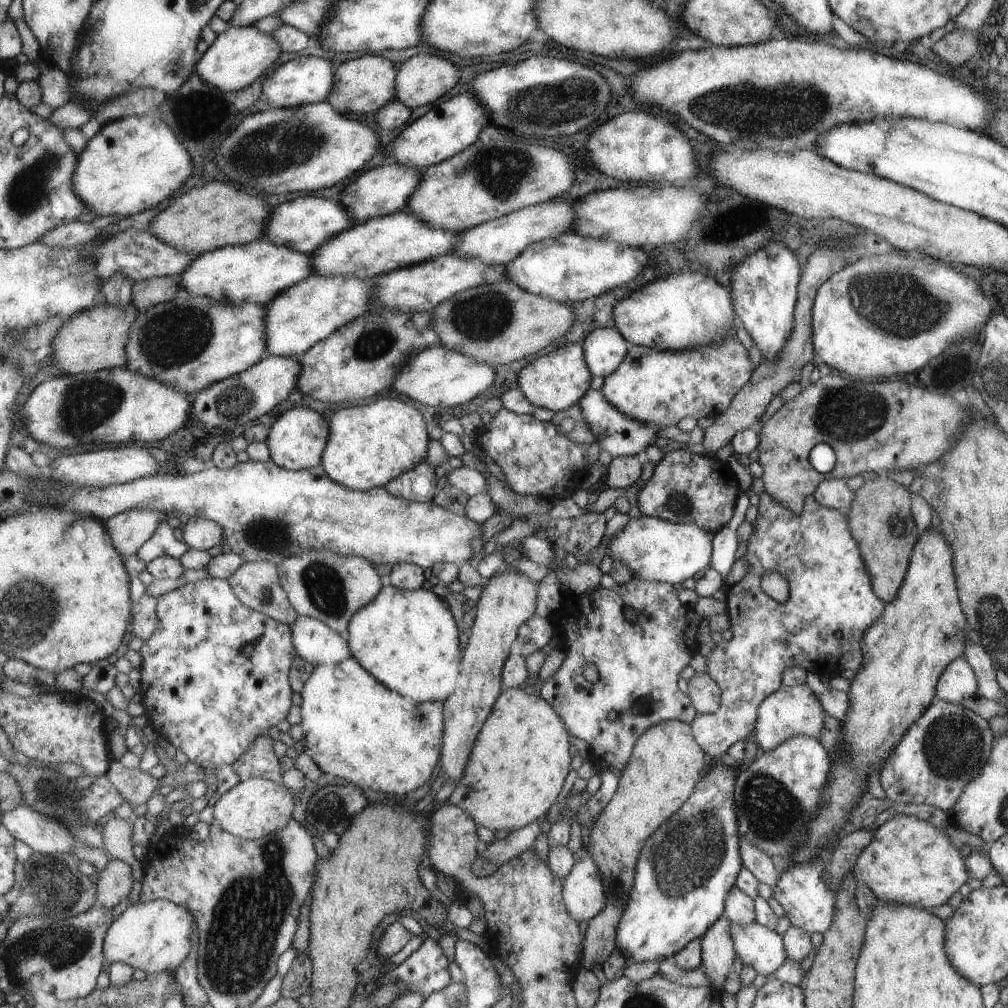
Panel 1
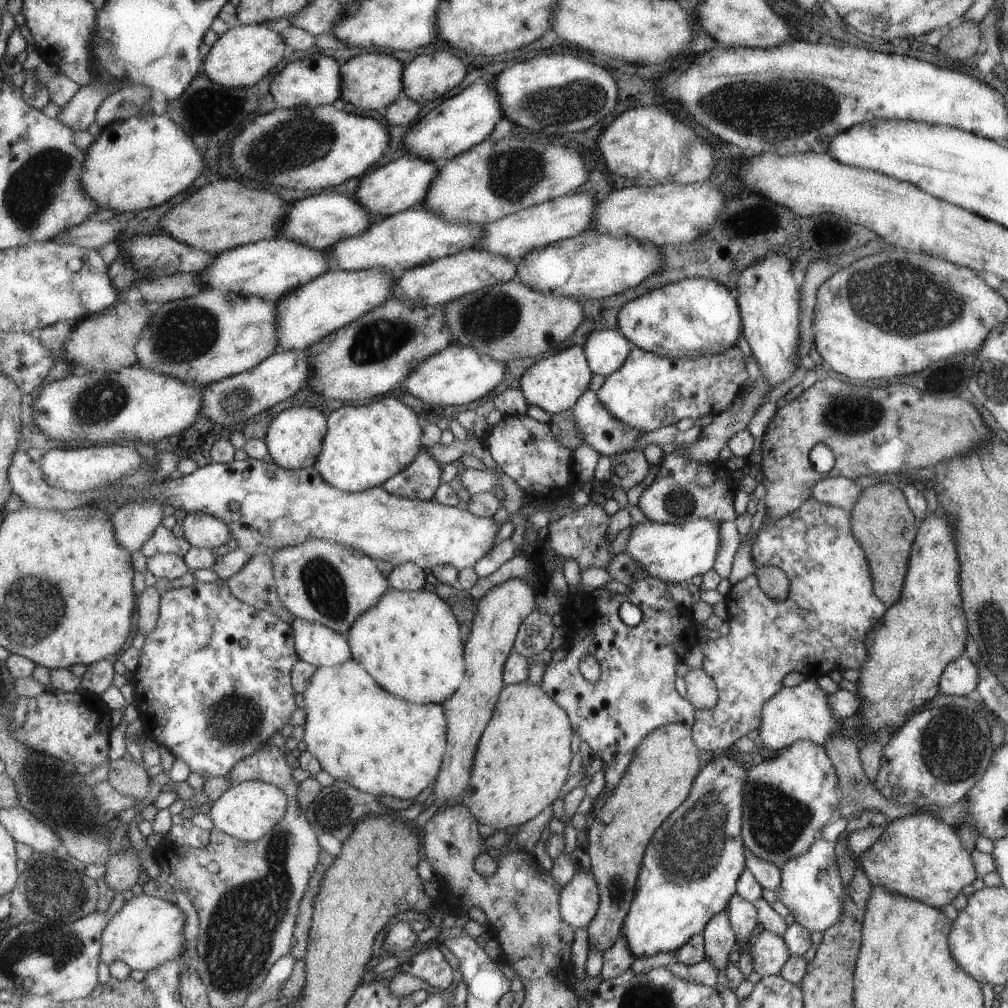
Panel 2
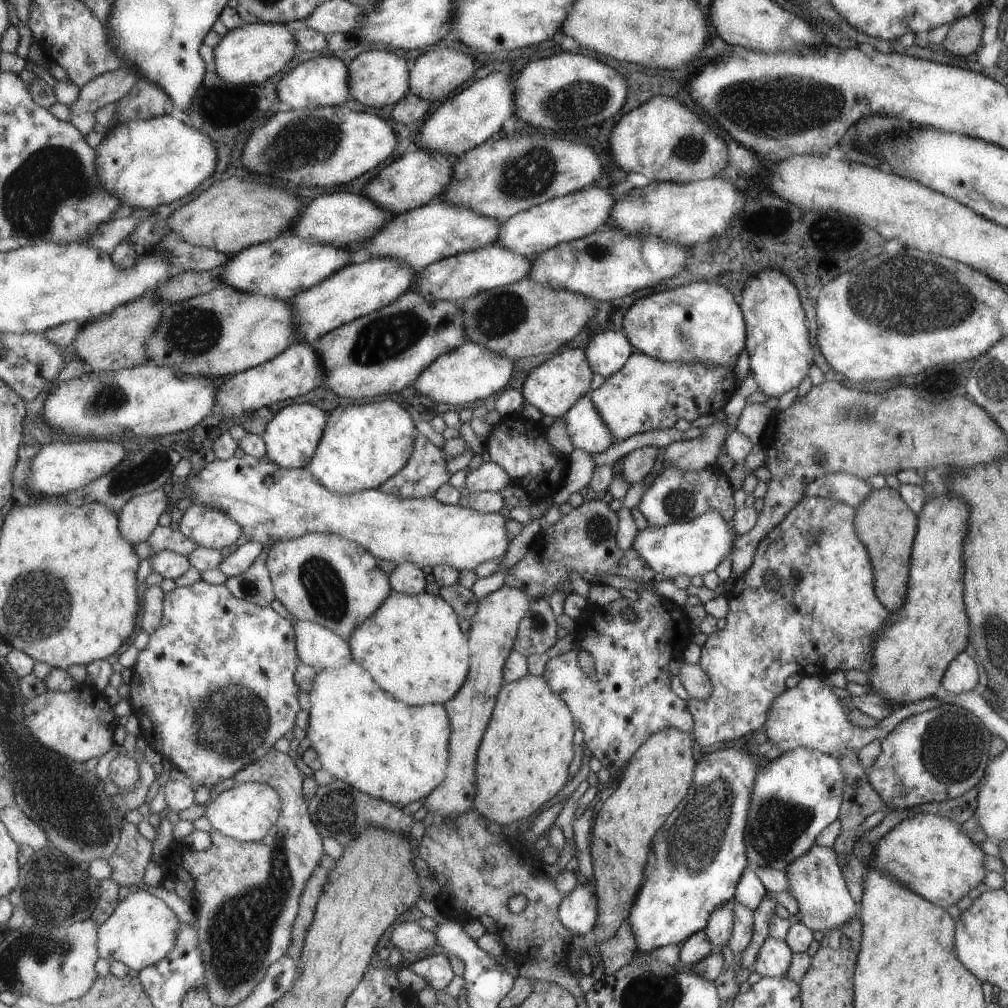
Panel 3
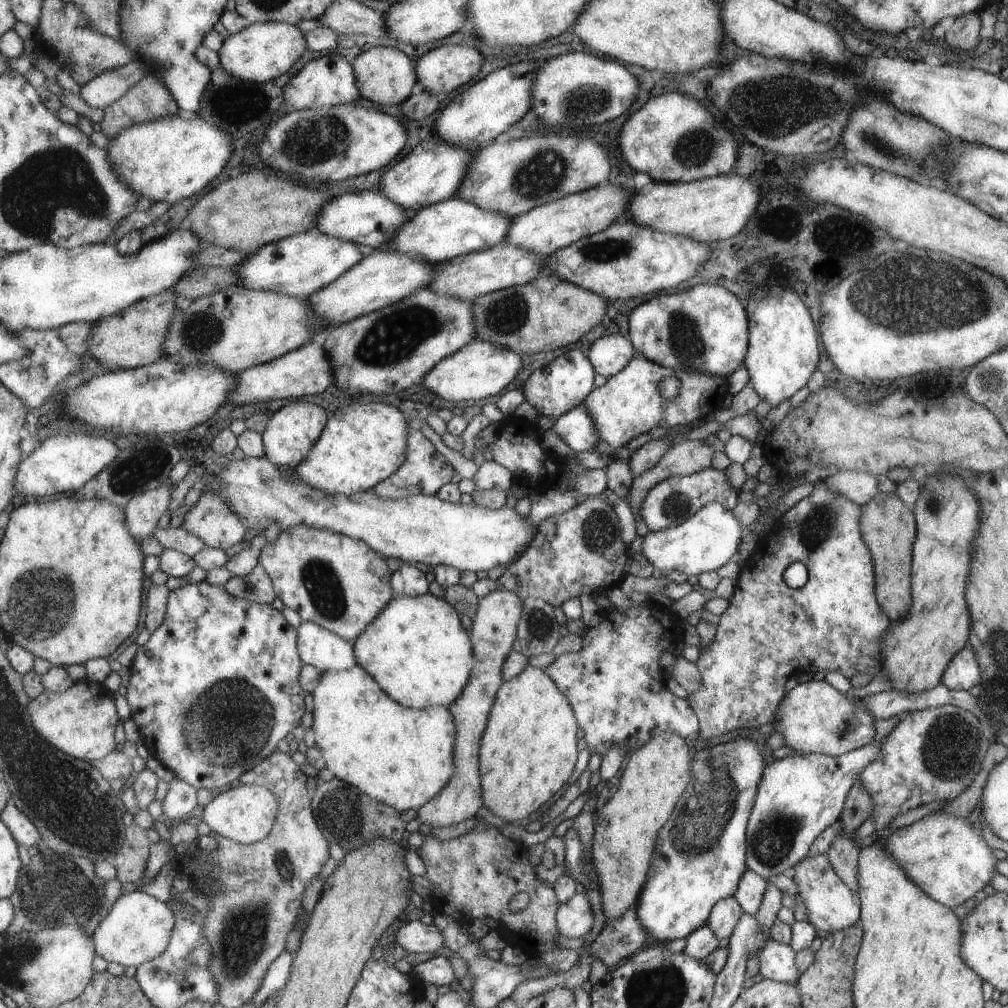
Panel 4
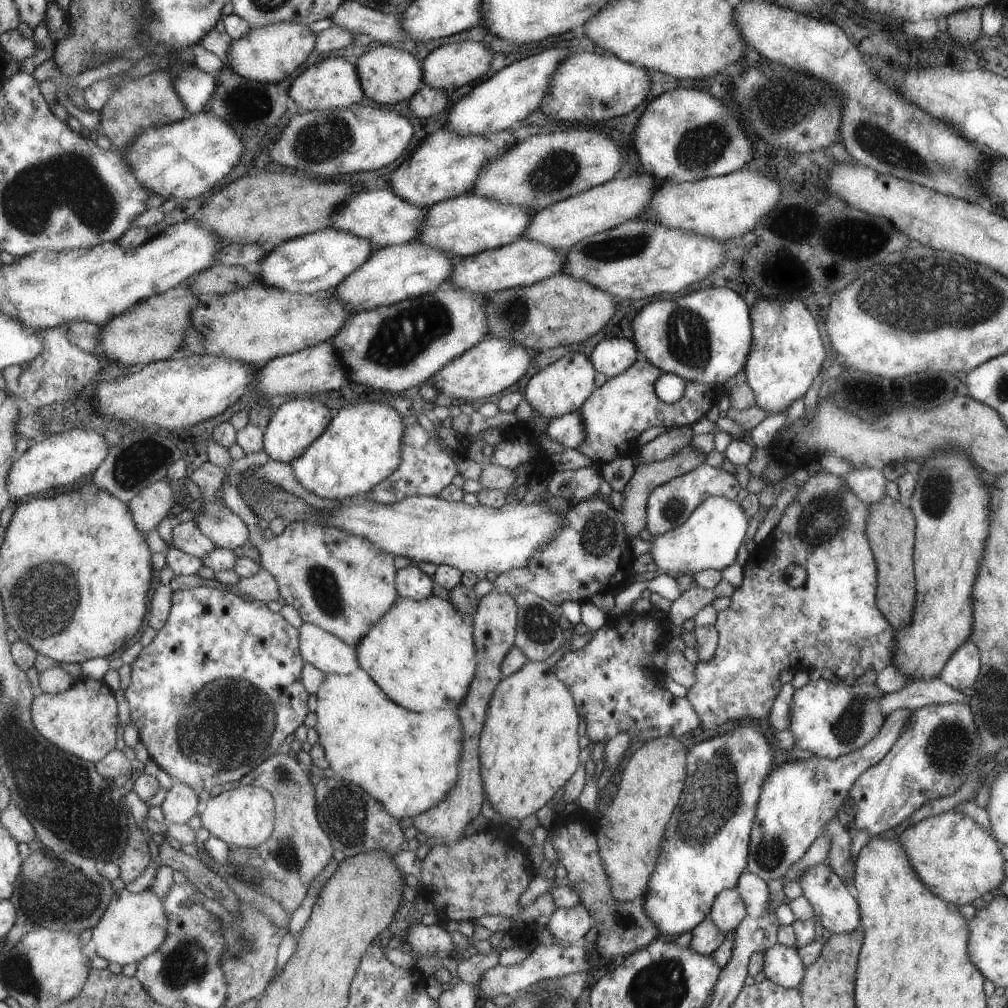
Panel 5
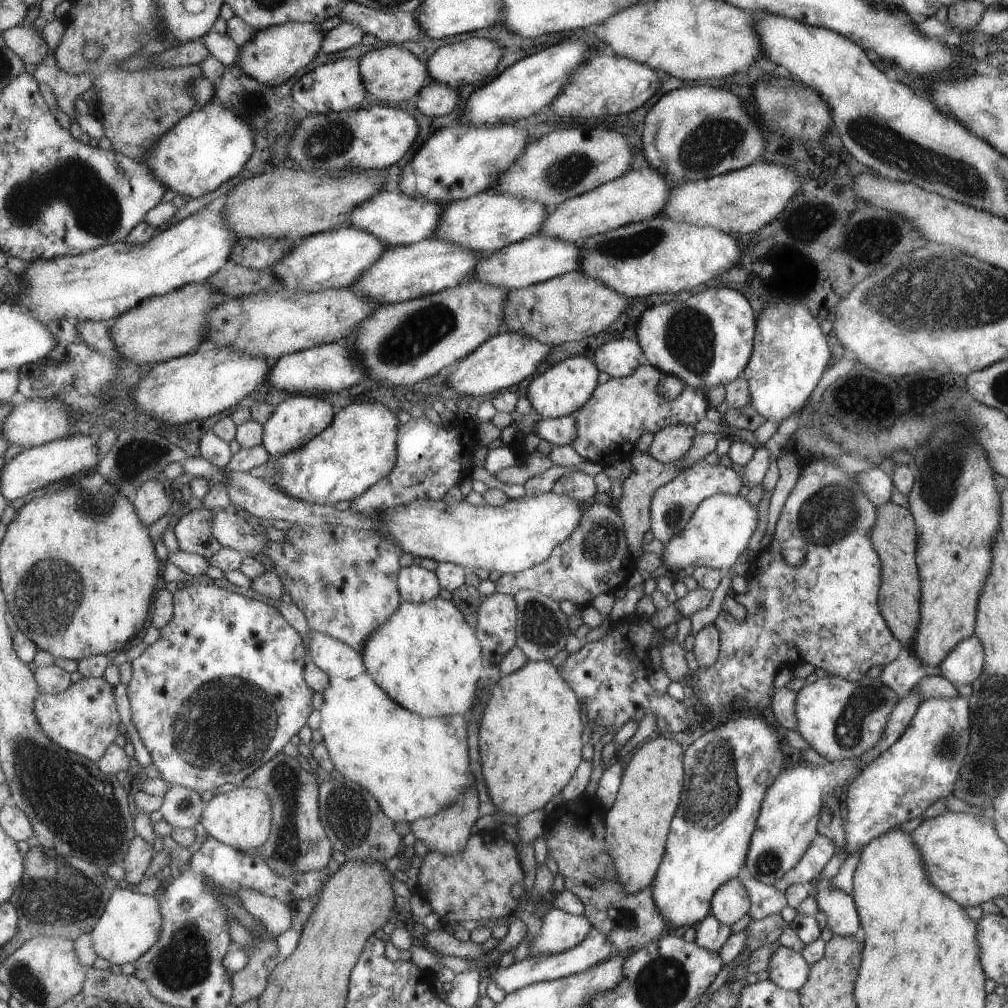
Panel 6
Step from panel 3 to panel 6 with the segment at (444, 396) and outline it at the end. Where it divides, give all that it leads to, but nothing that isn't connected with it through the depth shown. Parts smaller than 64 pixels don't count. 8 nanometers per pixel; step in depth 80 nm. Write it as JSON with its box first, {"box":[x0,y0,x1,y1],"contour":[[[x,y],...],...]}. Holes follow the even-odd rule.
{"box":[447,332,550,398],"contour":[[[501,332],[486,340],[475,352],[466,356],[448,376],[447,388],[454,397],[475,398],[491,396],[495,392],[507,390],[517,386],[521,380],[531,376],[533,371],[545,356],[549,354],[550,344],[545,344],[535,337],[521,333]]]}

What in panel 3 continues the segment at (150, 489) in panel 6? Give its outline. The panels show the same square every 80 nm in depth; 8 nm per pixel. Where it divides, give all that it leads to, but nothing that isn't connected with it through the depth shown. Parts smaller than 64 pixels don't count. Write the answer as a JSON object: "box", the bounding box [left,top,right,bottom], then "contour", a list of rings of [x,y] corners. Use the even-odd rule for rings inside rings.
{"box":[119,488,171,546],"contour":[[[161,488],[146,495],[134,496],[119,512],[120,529],[125,540],[137,546],[147,542],[159,526],[165,512],[171,512],[167,489]]]}

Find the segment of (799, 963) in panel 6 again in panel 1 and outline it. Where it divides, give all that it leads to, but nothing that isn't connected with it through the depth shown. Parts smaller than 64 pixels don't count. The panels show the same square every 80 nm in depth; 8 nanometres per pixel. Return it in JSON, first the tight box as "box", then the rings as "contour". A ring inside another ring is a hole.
{"box":[729,920,786,976],"contour":[[[754,920],[744,925],[729,922],[734,954],[757,974],[769,976],[786,959],[782,937]]]}

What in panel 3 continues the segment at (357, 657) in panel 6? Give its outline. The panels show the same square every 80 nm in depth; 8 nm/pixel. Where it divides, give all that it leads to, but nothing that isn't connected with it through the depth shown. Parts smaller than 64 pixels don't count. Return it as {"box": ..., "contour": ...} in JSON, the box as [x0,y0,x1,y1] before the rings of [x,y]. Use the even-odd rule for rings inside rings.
{"box":[296,620,354,669],"contour":[[[296,620],[297,648],[303,663],[318,668],[334,669],[354,660],[350,641],[339,633],[313,621]]]}

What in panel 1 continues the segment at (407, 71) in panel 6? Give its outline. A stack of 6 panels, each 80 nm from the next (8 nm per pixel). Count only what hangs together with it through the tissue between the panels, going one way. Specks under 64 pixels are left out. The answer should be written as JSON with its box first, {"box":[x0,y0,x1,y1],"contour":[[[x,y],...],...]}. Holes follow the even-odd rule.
{"box":[327,53,398,113],"contour":[[[367,53],[359,58],[345,61],[334,70],[334,87],[327,102],[331,103],[341,113],[376,113],[390,100],[397,98],[398,70],[395,63],[378,53]]]}

